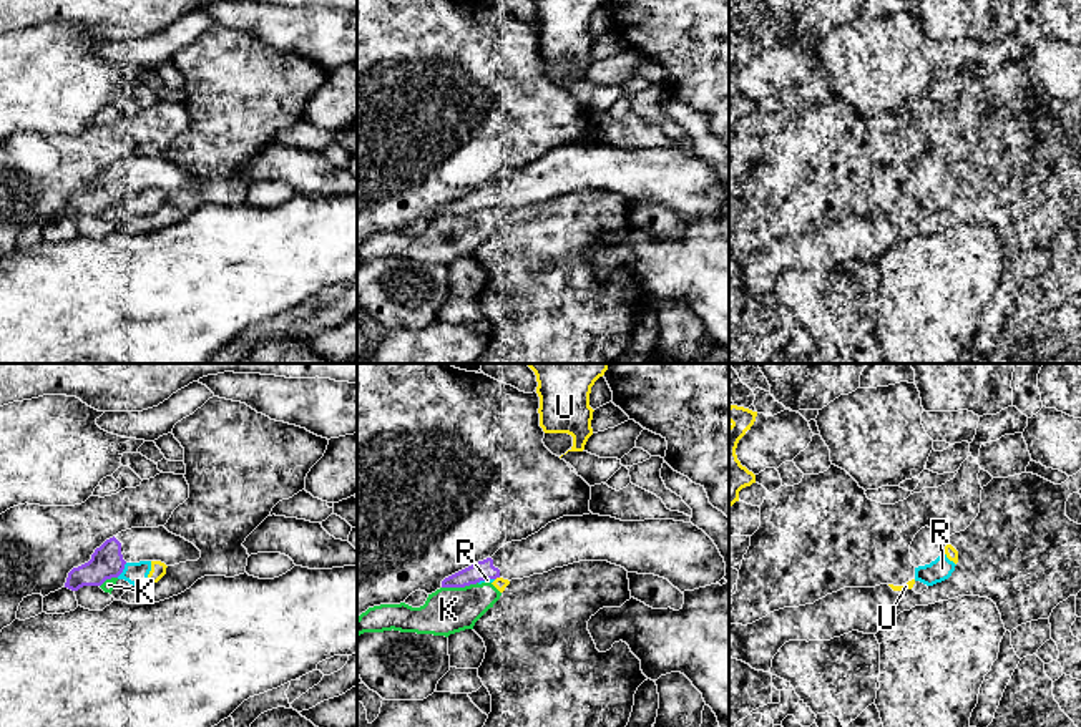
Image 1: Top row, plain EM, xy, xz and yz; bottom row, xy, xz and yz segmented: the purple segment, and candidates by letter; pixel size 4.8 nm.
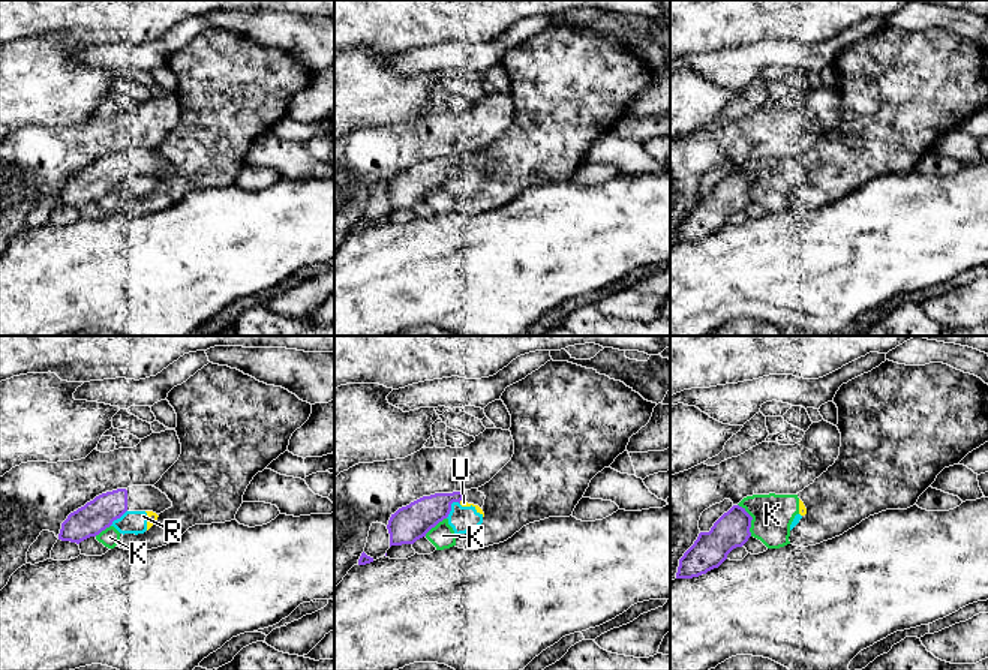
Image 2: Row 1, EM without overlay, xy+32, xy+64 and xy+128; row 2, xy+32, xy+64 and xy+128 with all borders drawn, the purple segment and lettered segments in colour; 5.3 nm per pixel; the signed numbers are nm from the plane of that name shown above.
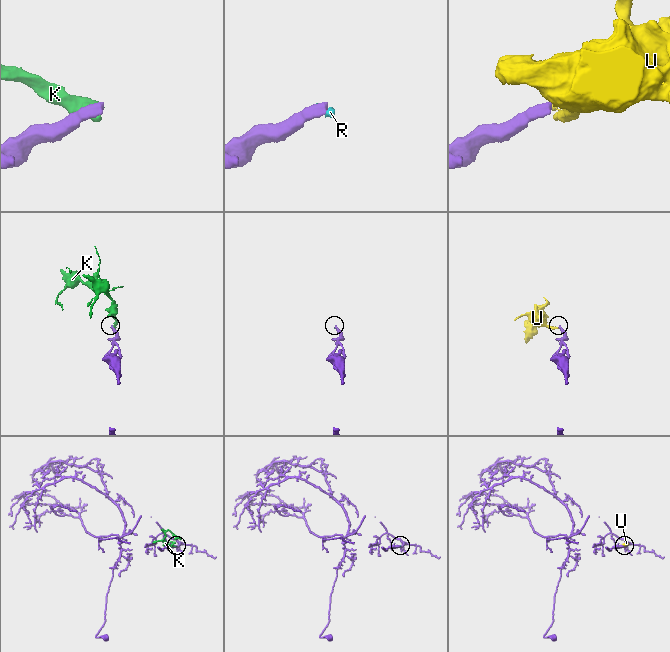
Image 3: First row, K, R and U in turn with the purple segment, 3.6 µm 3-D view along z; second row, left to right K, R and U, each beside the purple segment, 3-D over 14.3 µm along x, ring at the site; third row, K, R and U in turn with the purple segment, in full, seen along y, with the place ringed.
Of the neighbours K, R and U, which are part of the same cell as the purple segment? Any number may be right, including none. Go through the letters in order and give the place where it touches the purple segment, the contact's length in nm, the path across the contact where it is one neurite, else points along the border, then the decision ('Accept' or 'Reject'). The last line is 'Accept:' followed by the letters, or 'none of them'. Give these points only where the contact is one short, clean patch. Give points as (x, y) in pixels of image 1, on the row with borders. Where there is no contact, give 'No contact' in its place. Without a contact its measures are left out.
K: Touches purple at xz (459, 586). Shared border 180 nm. Reject
R: Touches purple at xy (123, 568). Shared border 90 nm. Reject
U: Touches purple at xz (497, 576). Shared border 30 nm. Reject
Accept: none of them

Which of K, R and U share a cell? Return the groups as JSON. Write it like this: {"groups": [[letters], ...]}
{"groups": [["K", "R", "U"]]}

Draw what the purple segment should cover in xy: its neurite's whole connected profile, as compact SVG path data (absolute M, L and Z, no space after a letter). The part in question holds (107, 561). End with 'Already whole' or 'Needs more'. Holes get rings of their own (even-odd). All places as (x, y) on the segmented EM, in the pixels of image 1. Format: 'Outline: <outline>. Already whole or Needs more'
Outline: M164 526L131 528L106 539L95 549L91 559L68 573L65 588L78 591L83 586L101 586L106 579L118 578L126 563L161 561L174 566L198 561L201 551Z. Needs more

